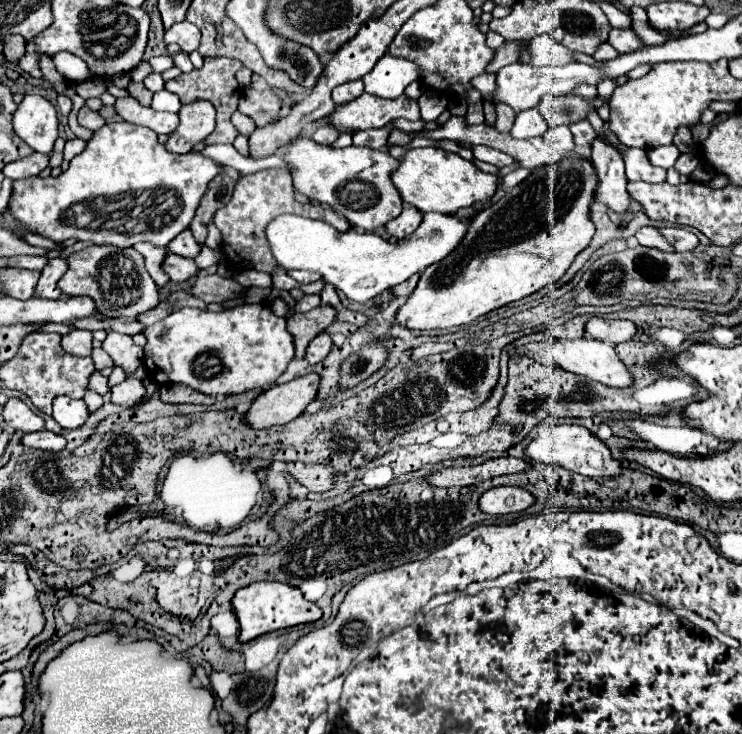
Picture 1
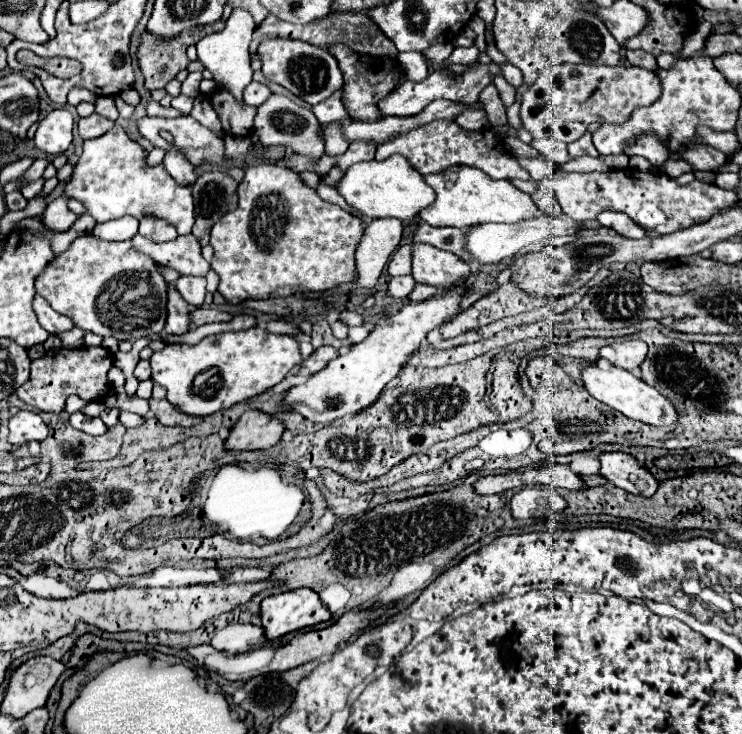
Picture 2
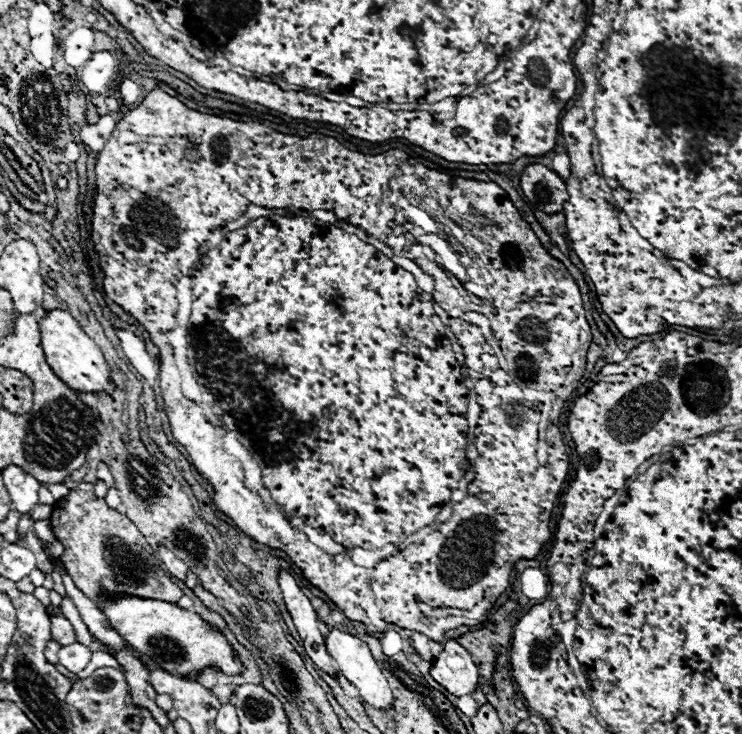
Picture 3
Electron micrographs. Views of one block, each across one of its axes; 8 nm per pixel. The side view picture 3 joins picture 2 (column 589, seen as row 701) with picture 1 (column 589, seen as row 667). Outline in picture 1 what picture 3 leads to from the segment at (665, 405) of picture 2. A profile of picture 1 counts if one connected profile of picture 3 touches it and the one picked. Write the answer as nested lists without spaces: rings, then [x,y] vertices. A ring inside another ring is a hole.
[[[578,338],[578,340],[556,340],[552,342],[552,346],[546,350],[546,356],[562,366],[564,370],[568,372],[574,372],[574,374],[580,374],[580,376],[586,376],[590,380],[596,380],[596,382],[602,382],[606,386],[614,386],[614,388],[622,388],[622,386],[630,386],[632,382],[632,376],[628,374],[626,366],[620,362],[618,354],[614,352],[612,346],[608,346],[606,342],[602,340],[596,340],[596,338]]]

